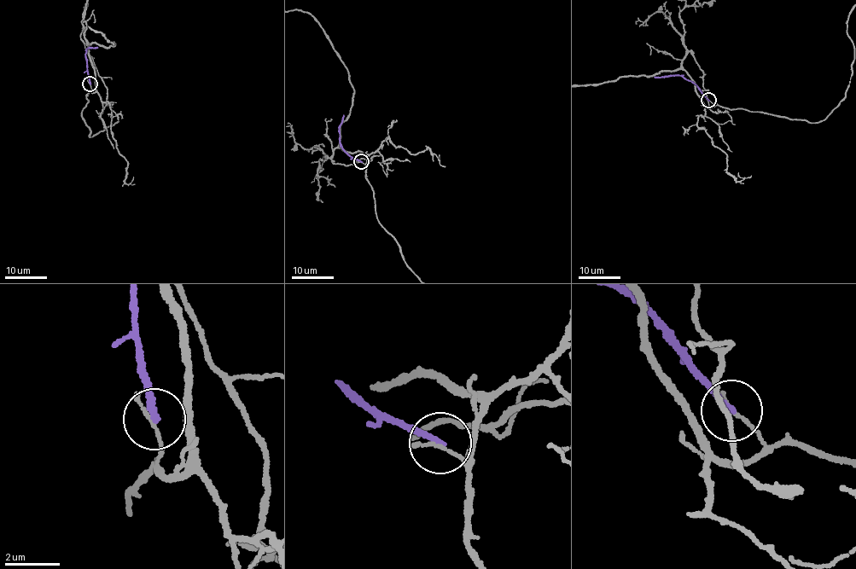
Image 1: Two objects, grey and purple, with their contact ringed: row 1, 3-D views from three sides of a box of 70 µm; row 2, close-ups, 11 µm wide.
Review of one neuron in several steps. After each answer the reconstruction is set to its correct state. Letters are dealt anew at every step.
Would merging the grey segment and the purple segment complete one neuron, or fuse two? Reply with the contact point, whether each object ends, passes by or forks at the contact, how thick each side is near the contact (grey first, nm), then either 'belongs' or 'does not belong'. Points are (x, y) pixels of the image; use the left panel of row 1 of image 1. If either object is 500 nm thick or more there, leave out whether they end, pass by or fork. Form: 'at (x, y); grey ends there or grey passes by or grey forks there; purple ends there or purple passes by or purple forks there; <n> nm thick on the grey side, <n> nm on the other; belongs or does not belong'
at (90, 84); grey ends there; purple ends there; 140 nm thick on the grey side, 220 nm on the other; does not belong

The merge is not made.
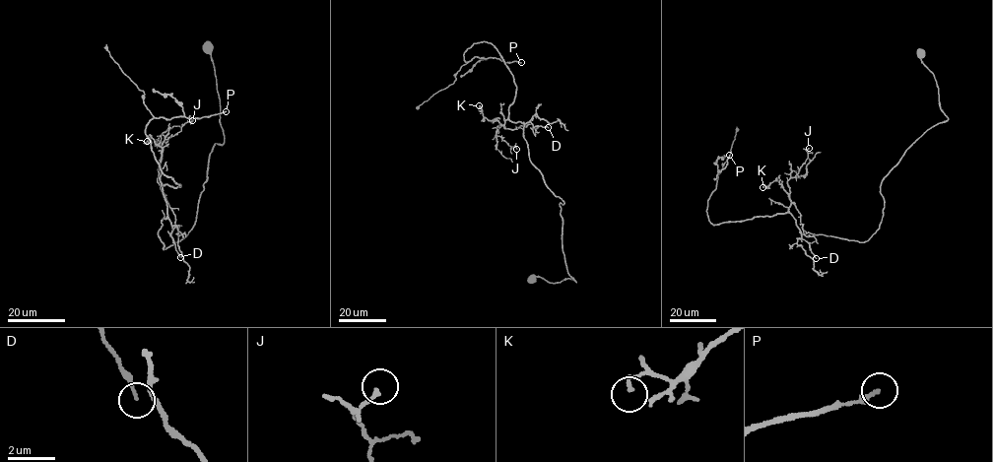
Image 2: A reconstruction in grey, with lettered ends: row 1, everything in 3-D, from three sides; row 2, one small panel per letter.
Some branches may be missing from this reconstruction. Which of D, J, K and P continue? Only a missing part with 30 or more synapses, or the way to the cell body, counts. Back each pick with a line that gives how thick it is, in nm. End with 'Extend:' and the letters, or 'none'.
P: calibre 190 nm
Extend: P

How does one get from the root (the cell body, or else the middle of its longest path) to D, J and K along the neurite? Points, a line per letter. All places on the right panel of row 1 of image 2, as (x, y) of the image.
D: (920, 53), (948, 119), (915, 141), (884, 178), (882, 219), (867, 240), (801, 234), (816, 258)
J: (920, 53), (948, 119), (884, 178), (882, 219), (867, 240), (801, 232), (787, 181), (809, 148)
K: (920, 53), (948, 119), (915, 141), (884, 178), (882, 219), (867, 240), (801, 233), (781, 183), (762, 187)

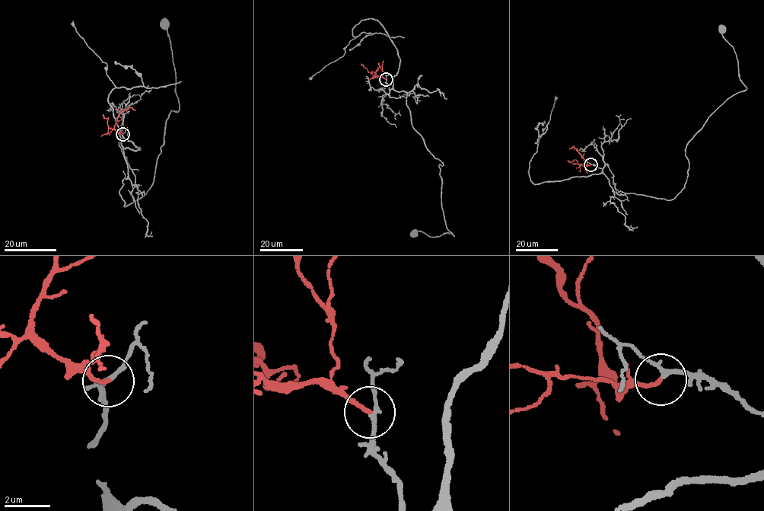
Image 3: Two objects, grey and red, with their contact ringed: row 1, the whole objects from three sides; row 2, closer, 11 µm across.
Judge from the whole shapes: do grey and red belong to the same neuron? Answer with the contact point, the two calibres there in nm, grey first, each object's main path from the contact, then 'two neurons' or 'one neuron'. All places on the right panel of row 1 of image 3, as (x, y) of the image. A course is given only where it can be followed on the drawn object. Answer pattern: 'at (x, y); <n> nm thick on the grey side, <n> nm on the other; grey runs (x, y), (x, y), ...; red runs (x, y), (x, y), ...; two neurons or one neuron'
at (590, 164); 170 nm thick on the grey side, 170 nm on the other; grey runs (590, 164), (602, 169), (614, 192), (676, 196), (686, 180), (689, 141), (746, 87), (722, 29); red runs (590, 164), (587, 166), (574, 147), (569, 148); one neuron

